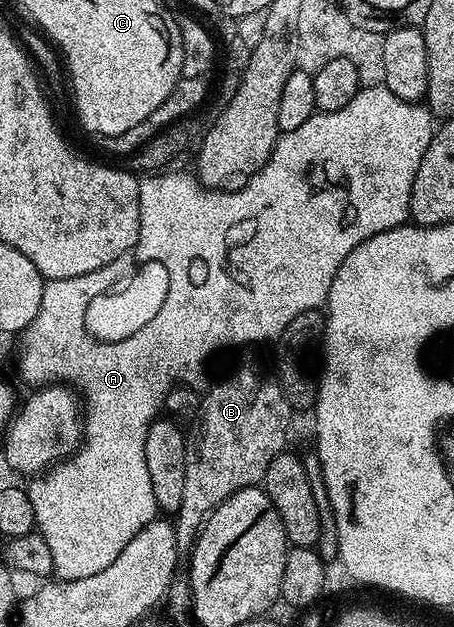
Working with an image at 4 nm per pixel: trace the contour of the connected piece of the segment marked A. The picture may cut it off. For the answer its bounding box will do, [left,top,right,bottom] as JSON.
[17,85,435,580]

